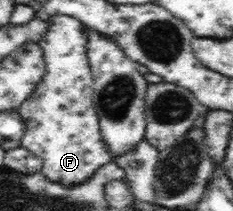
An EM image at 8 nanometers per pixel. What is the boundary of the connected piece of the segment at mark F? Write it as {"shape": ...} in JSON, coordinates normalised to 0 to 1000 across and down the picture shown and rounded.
{"shape":[[[193,76],[215,104],[202,161],[159,199],[185,280],[193,351],[133,474],[90,493],[82,540],[107,578],[90,682],[185,749],[176,820],[236,867],[300,886],[352,867],[433,787],[481,773],[489,739],[433,645],[425,564],[399,498],[399,355],[378,299],[365,123],[313,81]]]}

